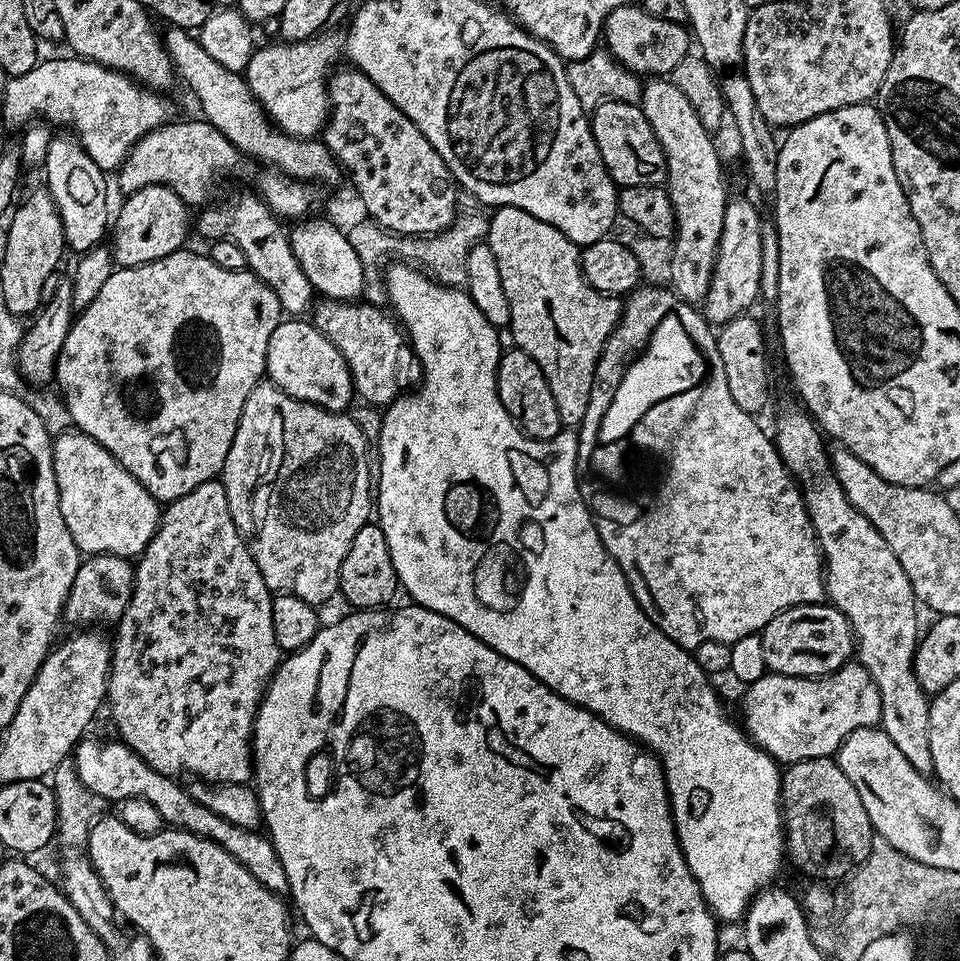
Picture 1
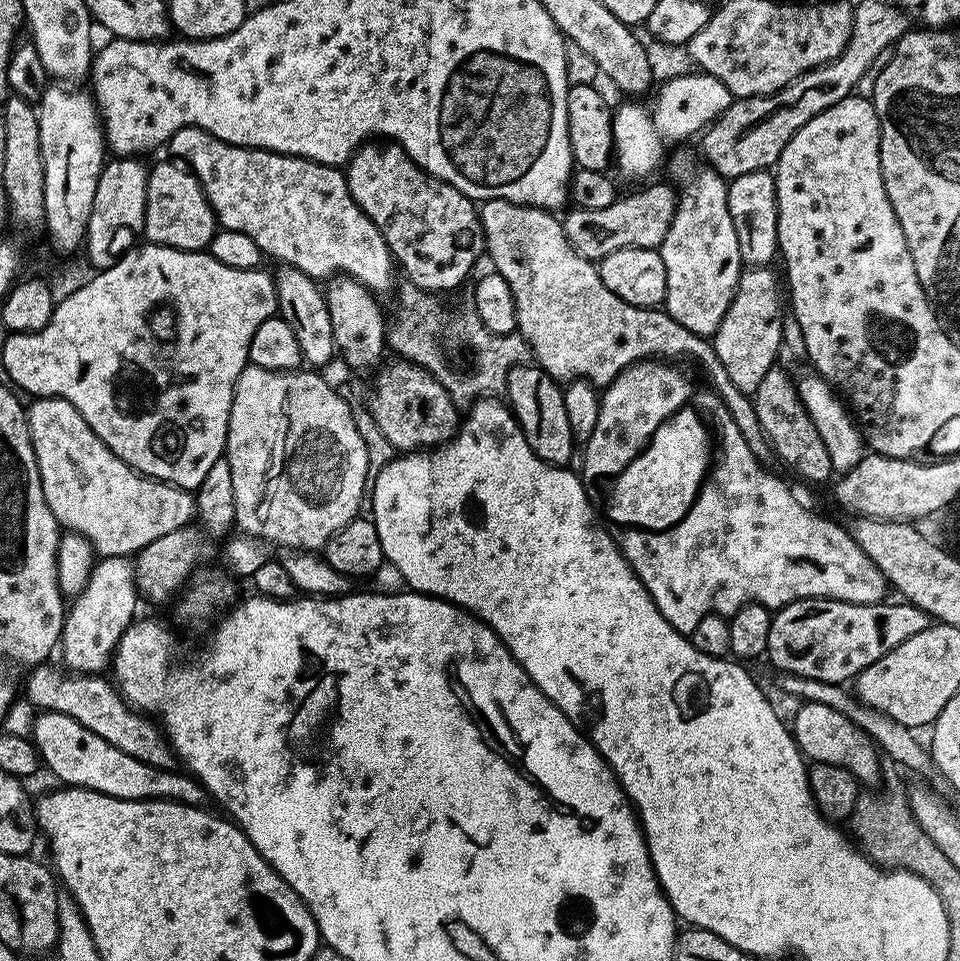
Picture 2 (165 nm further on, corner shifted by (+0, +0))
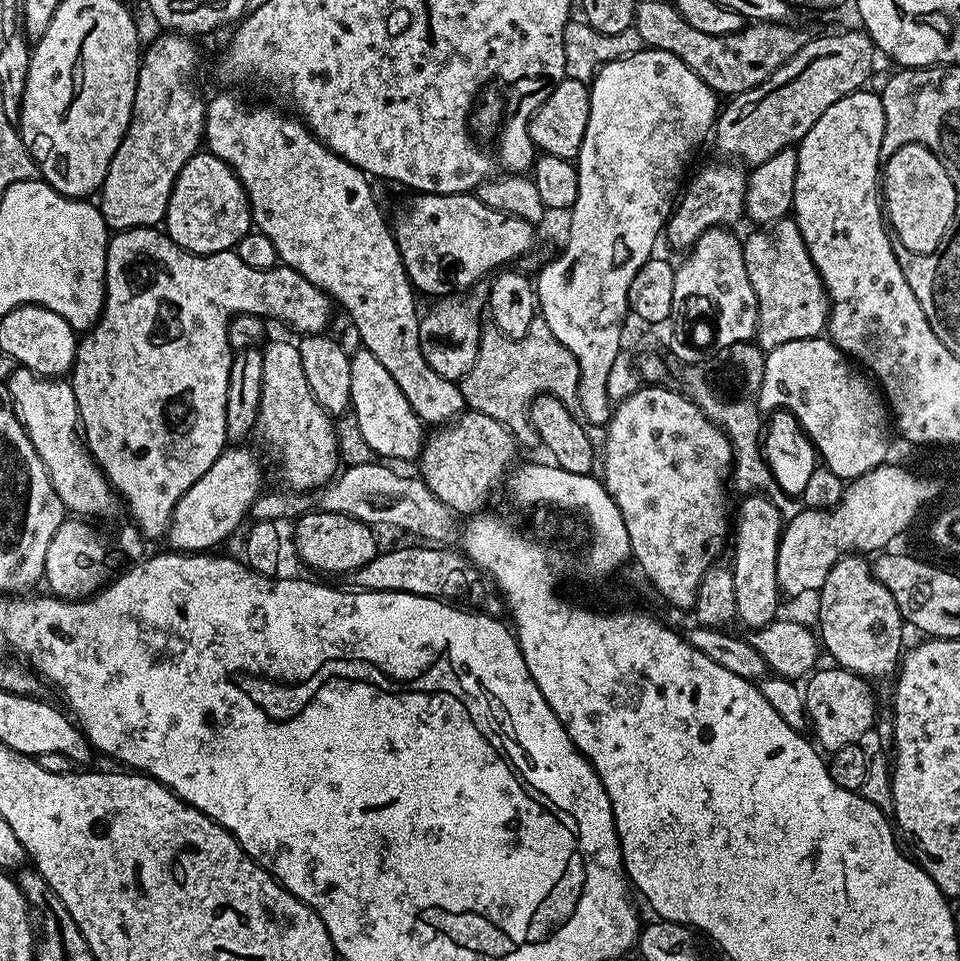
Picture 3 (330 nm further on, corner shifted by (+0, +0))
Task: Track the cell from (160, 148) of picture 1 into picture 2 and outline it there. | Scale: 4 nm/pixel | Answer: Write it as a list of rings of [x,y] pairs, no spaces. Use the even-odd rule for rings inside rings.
[[[183,128],[182,130],[178,130],[172,136],[172,139],[168,141],[166,148],[167,151],[170,150],[173,152],[171,155],[177,161],[183,162],[196,175],[198,182],[202,186],[202,190],[206,194],[206,198],[210,202],[210,206],[216,212],[219,227],[225,228],[226,230],[239,230],[241,234],[246,234],[250,238],[254,238],[254,242],[258,242],[261,253],[265,257],[273,256],[274,259],[280,260],[276,262],[279,262],[281,265],[302,270],[302,274],[312,277],[317,282],[324,282],[329,278],[335,278],[339,275],[348,276],[351,280],[358,281],[359,284],[373,294],[381,294],[380,292],[386,291],[391,286],[392,268],[394,269],[393,254],[386,246],[386,242],[382,238],[378,226],[374,226],[374,222],[370,222],[370,218],[366,218],[366,214],[360,209],[358,202],[354,202],[354,198],[348,189],[347,175],[339,167],[330,164],[319,164],[313,160],[304,160],[301,156],[287,156],[281,152],[267,152],[264,148],[234,146],[230,142],[222,142],[218,138],[214,138],[214,134],[210,134],[201,128]]]

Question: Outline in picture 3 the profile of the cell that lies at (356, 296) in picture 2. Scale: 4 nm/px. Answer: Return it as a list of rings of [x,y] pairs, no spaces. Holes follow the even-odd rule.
[[[360,346],[357,349],[350,356],[350,412],[354,423],[372,454],[388,462],[415,461],[424,447],[425,425],[414,414],[410,402],[406,402],[406,394],[398,390],[398,382],[390,378],[386,366],[382,366],[382,362],[378,362],[378,358],[374,358],[374,354],[370,354],[367,348]]]

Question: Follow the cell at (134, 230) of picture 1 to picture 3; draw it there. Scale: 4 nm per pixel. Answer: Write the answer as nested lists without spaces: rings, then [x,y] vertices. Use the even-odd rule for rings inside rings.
[[[197,150],[182,166],[170,194],[168,209],[162,221],[163,231],[182,250],[199,256],[235,249],[236,243],[253,227],[248,195],[240,179],[210,151]]]

